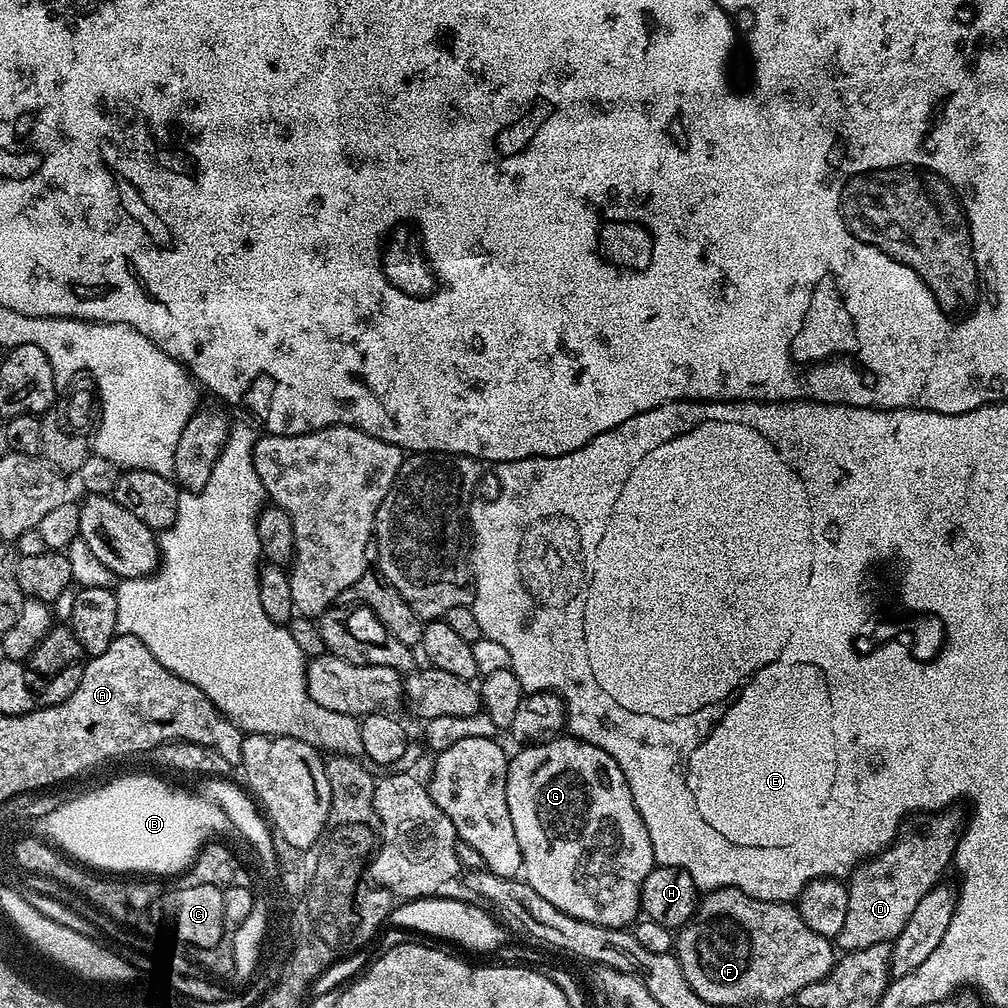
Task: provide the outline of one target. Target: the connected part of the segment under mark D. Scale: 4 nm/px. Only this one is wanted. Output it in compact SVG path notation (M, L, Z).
M952 810L941 811L931 819L929 828L920 828L909 836L901 835L847 877L850 902L846 906L846 922L842 922L842 930L834 937L835 947L841 953L866 950L896 939L918 902L926 898L935 884L941 883L940 875L950 868L960 843L962 820Z

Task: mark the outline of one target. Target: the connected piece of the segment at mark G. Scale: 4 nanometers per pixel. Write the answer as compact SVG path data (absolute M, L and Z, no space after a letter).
M561 734L555 740L546 741L544 744L529 744L519 749L517 756L513 755L508 762L508 773L506 774L506 806L510 806L510 822L514 822L514 834L518 838L518 850L522 850L522 879L546 902L550 902L558 910L570 914L574 918L582 918L582 922L594 922L598 926L607 928L627 929L641 915L640 891L642 882L646 882L646 874L657 867L654 858L654 846L650 846L650 834L646 834L646 822L642 822L642 814L638 814L638 806L634 806L634 798L630 794L630 786L626 782L626 774L598 746L594 746L585 740L578 740L571 734Z

